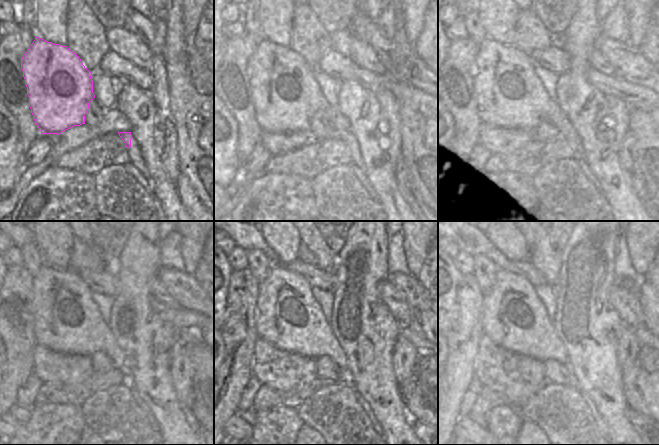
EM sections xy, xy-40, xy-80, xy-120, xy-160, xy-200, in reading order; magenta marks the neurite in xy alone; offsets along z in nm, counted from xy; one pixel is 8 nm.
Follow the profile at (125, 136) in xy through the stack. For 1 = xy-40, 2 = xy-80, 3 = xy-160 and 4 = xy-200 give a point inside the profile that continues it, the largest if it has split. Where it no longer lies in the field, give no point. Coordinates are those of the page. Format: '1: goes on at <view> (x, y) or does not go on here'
1: goes on at xy-40 (347, 136)
2: goes on at xy-80 (509, 94)
3: goes on at xy-160 (289, 318)
4: goes on at xy-200 (512, 316)

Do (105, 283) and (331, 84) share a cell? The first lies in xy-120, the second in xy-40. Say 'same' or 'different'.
different

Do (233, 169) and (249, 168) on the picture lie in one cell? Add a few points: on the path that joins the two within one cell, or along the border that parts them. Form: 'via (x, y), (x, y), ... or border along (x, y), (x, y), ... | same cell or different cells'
border along (240, 164), (241, 173) | different cells

